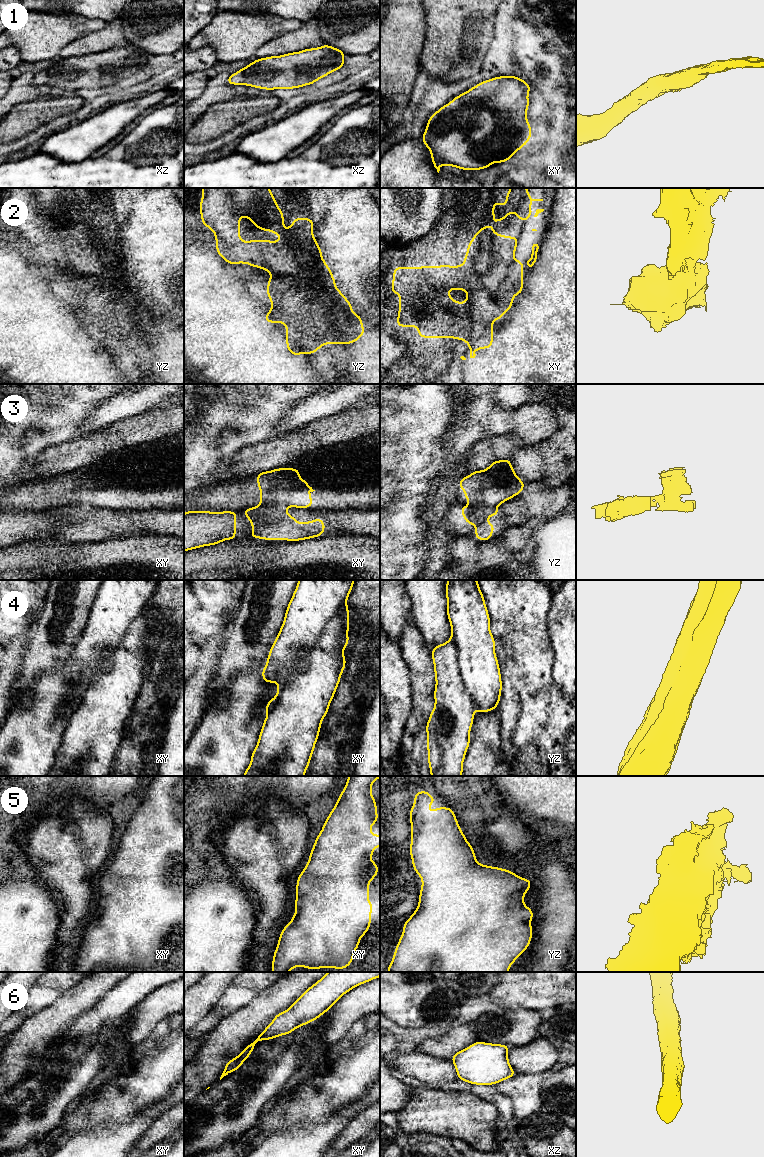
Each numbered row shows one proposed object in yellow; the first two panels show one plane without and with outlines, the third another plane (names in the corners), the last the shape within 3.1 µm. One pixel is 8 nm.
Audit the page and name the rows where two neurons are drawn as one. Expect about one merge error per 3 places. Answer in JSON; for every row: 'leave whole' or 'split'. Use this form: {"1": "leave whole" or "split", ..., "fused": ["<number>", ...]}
{"1": "leave whole", "2": "leave whole", "3": "split", "4": "split", "5": "leave whole", "6": "leave whole", "fused": ["3", "4"]}

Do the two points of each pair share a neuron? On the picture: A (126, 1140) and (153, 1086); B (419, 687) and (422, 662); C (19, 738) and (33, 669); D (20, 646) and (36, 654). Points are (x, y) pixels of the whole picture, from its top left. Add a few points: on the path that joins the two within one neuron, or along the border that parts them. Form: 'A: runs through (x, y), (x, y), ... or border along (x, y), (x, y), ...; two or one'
A: border along (162, 1099), (142, 1109), (128, 1121), (121, 1123); two
B: runs through (422, 681), (422, 668); one
C: border along (45, 672), (37, 678), (35, 685), (15, 703); two
D: border along (34, 626), (17, 670); two

